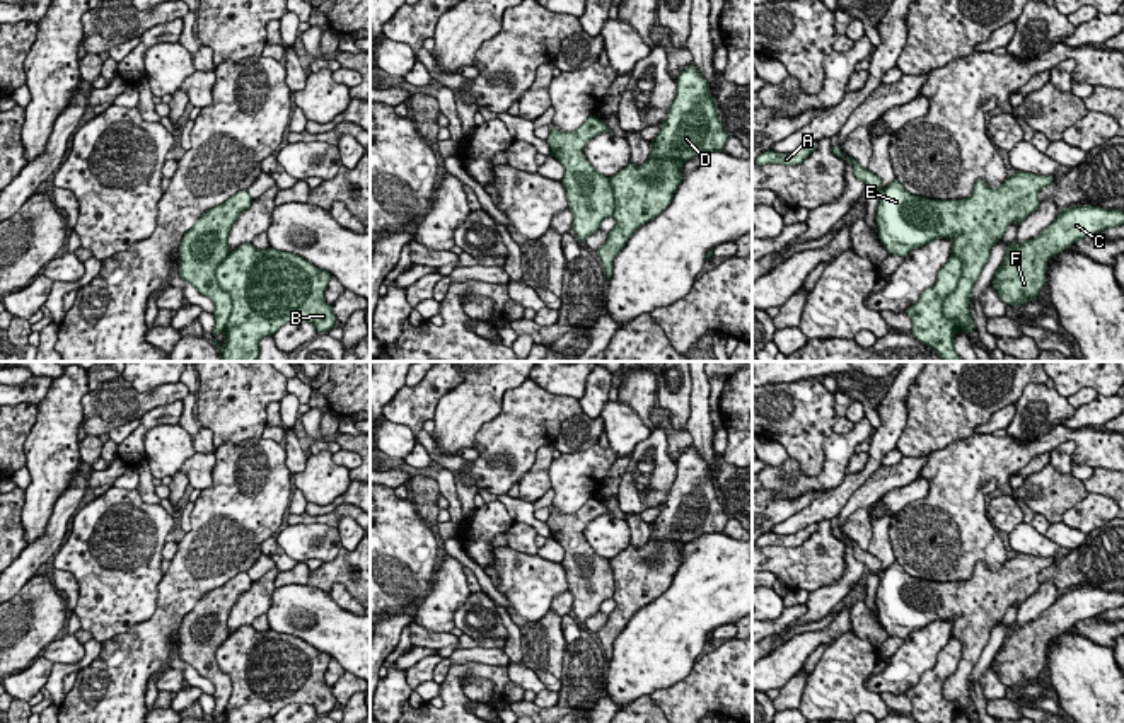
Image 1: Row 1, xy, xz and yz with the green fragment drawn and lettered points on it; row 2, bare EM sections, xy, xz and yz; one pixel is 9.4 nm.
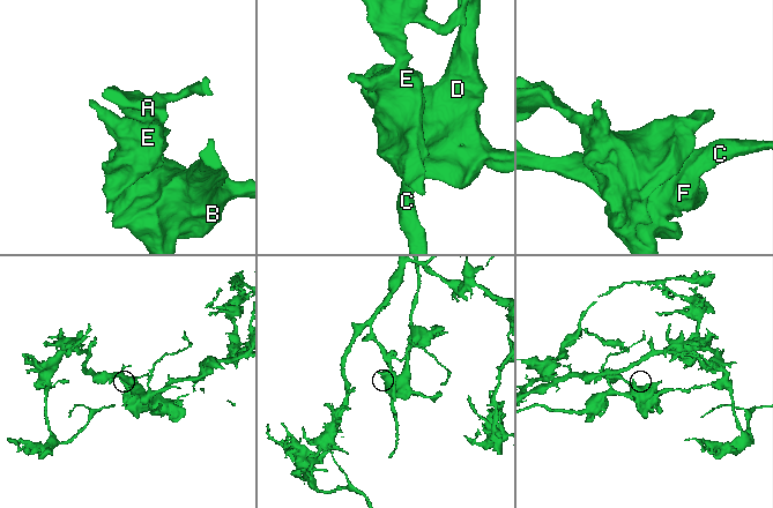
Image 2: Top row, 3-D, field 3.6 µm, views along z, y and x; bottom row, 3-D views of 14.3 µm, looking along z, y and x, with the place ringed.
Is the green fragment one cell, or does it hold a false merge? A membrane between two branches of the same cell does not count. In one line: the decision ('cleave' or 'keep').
cleave

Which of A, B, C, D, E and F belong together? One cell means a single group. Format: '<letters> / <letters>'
A E / B C D F

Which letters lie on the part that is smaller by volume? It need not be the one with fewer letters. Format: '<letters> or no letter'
B, C, D, F

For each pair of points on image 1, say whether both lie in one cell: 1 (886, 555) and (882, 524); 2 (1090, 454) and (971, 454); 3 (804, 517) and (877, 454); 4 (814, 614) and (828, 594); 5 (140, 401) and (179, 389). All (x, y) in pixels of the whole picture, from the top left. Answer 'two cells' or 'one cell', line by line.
1: one cell
2: one cell
3: one cell
4: one cell
5: one cell

